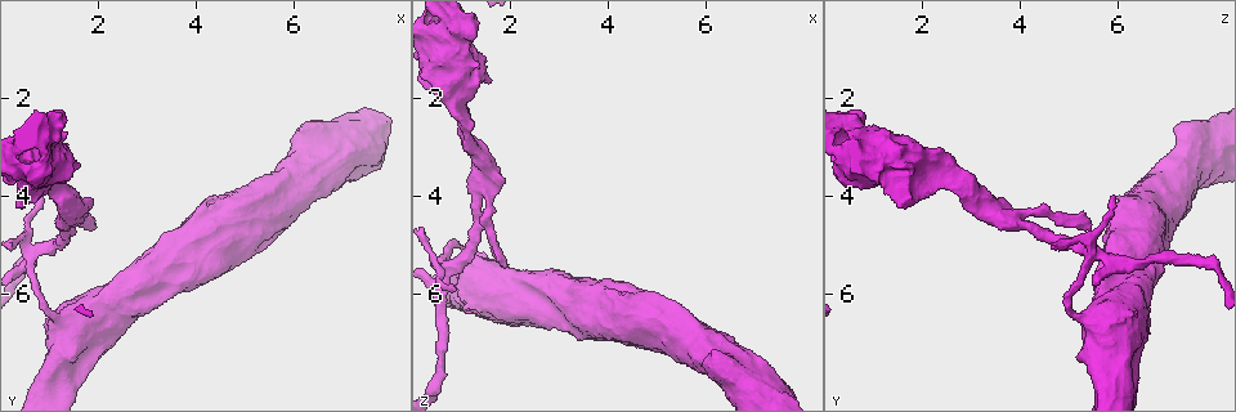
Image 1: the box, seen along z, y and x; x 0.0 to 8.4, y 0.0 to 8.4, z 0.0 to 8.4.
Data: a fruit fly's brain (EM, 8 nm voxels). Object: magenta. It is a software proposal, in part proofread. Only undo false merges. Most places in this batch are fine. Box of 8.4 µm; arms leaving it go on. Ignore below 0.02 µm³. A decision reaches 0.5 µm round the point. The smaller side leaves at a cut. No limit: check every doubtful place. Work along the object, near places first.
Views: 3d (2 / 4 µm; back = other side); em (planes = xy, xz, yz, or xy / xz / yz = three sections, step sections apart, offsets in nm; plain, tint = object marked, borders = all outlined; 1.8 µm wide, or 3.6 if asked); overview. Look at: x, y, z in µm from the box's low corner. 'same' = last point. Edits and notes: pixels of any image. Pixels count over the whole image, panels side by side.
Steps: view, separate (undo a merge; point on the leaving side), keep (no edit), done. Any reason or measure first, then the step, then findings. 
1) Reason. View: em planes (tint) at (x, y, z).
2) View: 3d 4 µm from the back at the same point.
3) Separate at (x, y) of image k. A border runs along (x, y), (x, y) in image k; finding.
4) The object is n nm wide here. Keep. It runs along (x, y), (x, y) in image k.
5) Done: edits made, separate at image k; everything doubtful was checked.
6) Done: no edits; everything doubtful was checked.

Closes a loop. View: em planes (tint) at (1.15, 3.45, 2.70).

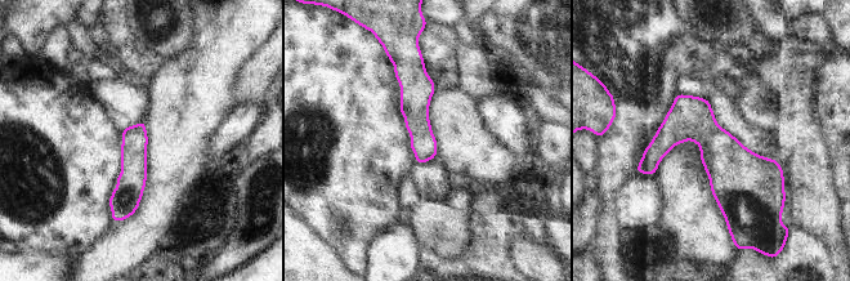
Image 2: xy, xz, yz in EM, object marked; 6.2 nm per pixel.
Keep. It runs along (414, 63), (420, 160) in image 2; all the same neuron.

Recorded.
Sharp bend. View: em 3.6 µm planes (tint) at (0.55, 3.20, 1.20).

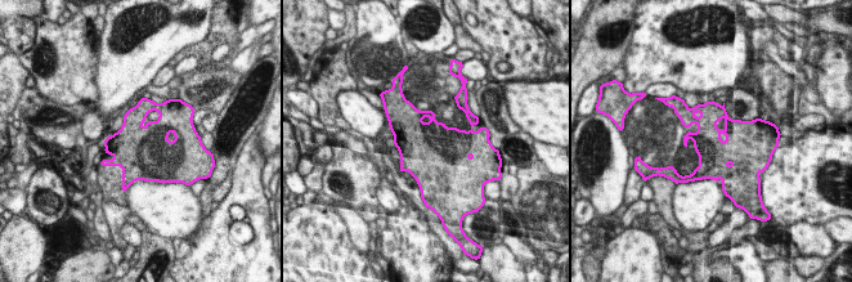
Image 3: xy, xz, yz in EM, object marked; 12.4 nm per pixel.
Keep. One neuron here.

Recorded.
View: 3d 4 µm at (1.40, 4.55, 3.85).

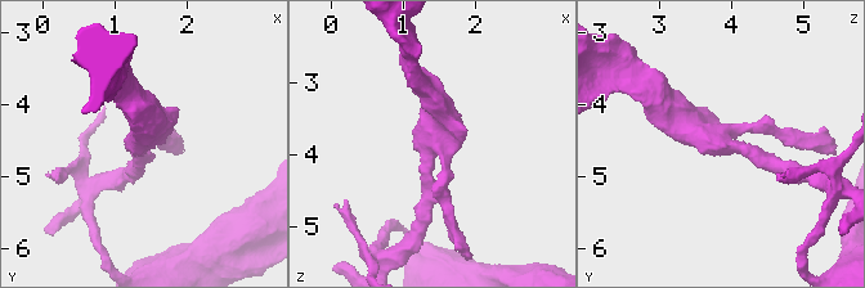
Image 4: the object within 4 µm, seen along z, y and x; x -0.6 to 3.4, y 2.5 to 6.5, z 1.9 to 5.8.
View: em planes (tint) at (1.40, 4.55, 3.85).

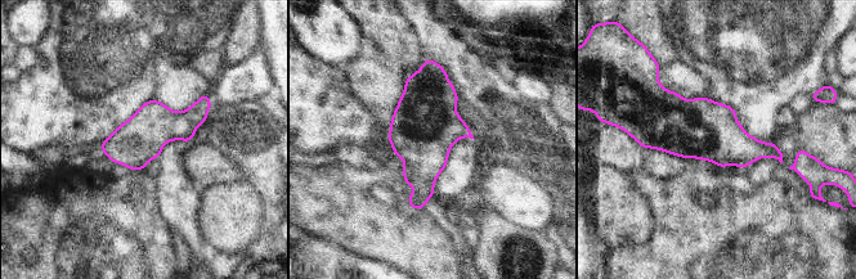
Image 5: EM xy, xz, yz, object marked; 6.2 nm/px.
Keep. Continuous, no second neuron.

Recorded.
Sharp bend. View: em xy step 8 (tint) at (0.70, 5.10, 5.50).

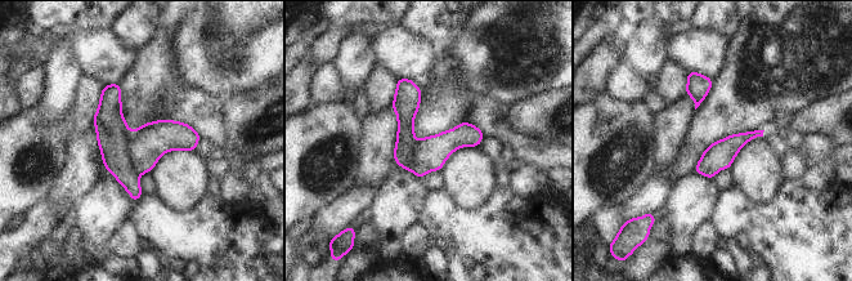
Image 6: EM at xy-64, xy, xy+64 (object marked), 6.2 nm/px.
View: em planes (borders) at the same point.

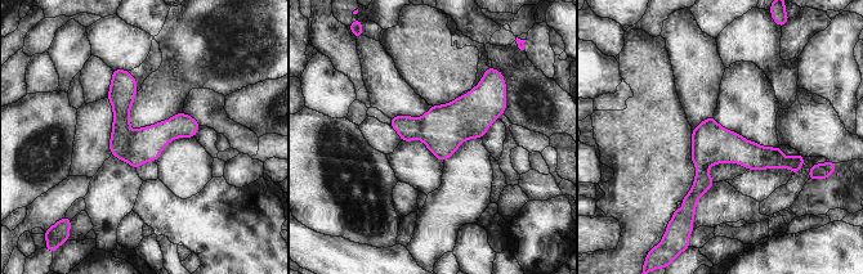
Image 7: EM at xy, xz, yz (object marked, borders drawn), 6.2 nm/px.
The object is 220 nm wide here. Separate at (146, 144) of image 7. A border runs along (132, 131), (126, 155), (128, 162) in image 7; a second neuron is stuck on.

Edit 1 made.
Touches itself. View: 3d 4 µm from the back at (1.35, 6.60, 5.45).

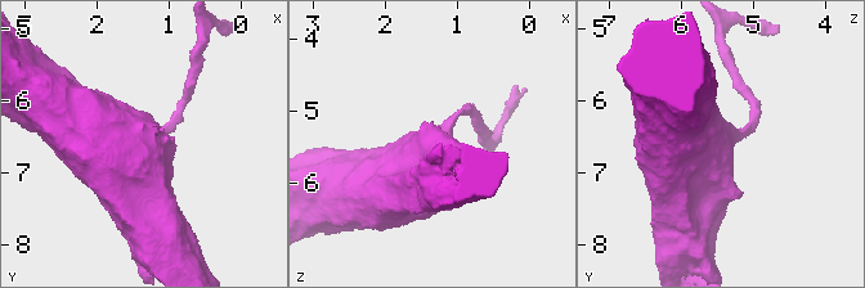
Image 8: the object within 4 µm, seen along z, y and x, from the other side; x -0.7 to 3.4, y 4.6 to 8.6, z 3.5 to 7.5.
Shape alone is not enough. View: em yz step 8 (tint) at the same point.

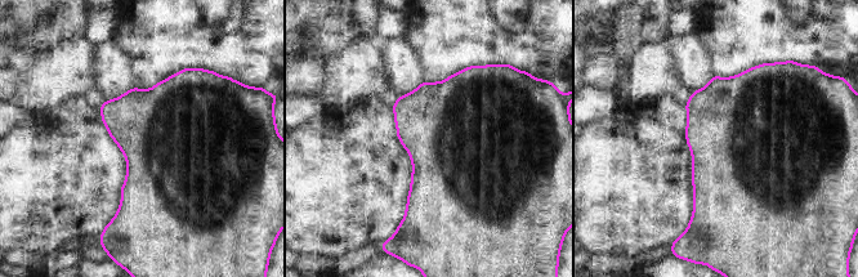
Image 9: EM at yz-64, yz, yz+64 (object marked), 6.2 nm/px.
Keep. One neuron here.

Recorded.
Done: edits made, separate at image 7; everything doubtful was checked.

